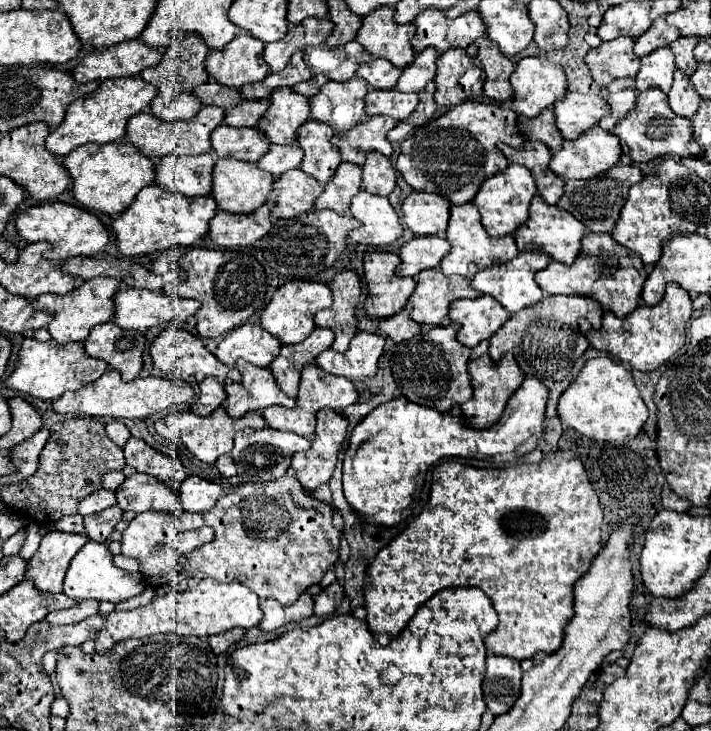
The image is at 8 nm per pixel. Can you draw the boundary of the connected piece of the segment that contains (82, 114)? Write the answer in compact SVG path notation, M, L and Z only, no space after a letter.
M120 77L120 79L106 79L100 83L100 87L88 95L76 99L62 121L62 125L52 131L46 139L46 149L52 155L68 155L72 149L84 143L112 143L116 139L122 139L126 133L126 121L148 109L150 101L156 97L156 87L142 81L140 77Z

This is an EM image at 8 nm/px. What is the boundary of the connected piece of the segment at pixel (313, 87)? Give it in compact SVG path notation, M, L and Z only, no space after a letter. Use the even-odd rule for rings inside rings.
M326 75L324 77L314 77L314 79L310 79L310 81L304 81L304 83L298 83L296 87L294 87L294 91L296 93L300 93L300 95L304 95L304 97L314 97L318 91L320 91L320 87L326 83L328 79L326 79Z

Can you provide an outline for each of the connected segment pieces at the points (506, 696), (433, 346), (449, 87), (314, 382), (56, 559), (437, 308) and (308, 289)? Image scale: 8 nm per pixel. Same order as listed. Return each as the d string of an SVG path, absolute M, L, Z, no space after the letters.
M502 655L486 657L486 677L482 689L486 705L494 715L510 711L510 707L518 701L520 679L522 679L520 661Z
M454 323L432 327L414 339L400 343L398 351L392 353L392 375L408 401L446 413L452 409L452 405L462 405L472 397L472 383L468 373L470 349L458 343L456 331L458 327Z
M450 49L436 61L436 93L438 105L458 105L482 95L484 71L478 59L472 59L462 49Z
M306 365L302 369L300 375L300 391L296 397L296 407L294 409L286 409L280 405L268 407L262 411L262 417L266 419L266 425L272 429L280 429L280 431L292 431L296 435L302 435L306 439L312 439L314 435L314 417L320 409L324 407L332 407L332 409L342 409L348 405L354 405L358 401L358 391L352 385L350 379L342 379L336 375L328 375L324 371L320 371L316 365Z
M50 531L42 537L38 551L28 561L26 579L42 593L62 593L64 573L78 553L78 549L88 541L88 537Z
M426 269L416 275L416 289L410 297L412 313L416 323L440 325L448 313L448 305L454 299L474 299L478 297L466 283L466 277L452 275L446 277L436 269Z
M288 281L276 289L272 301L260 313L260 325L268 333L276 335L282 345L294 345L306 339L314 331L314 313L332 305L332 291L324 283L314 281Z

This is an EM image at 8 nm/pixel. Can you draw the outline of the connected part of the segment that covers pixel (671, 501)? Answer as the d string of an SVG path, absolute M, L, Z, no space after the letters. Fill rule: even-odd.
M664 485L664 487L662 487L662 505L664 505L666 509L672 509L672 511L680 511L680 513L684 513L684 511L688 511L690 501L680 499L680 497L678 497L668 485Z

